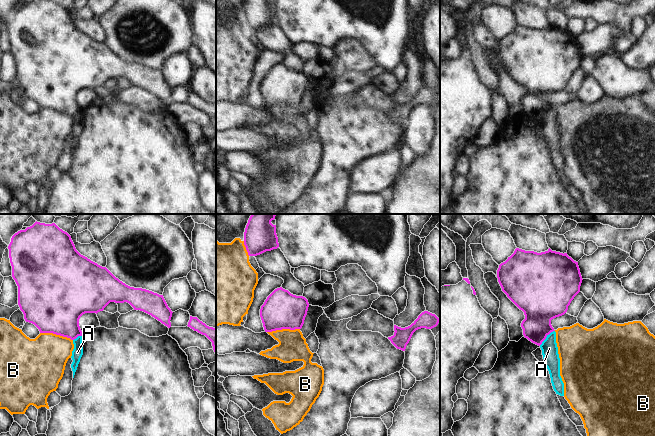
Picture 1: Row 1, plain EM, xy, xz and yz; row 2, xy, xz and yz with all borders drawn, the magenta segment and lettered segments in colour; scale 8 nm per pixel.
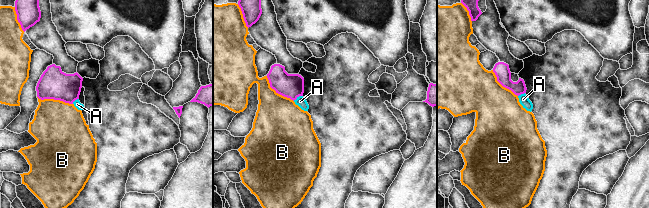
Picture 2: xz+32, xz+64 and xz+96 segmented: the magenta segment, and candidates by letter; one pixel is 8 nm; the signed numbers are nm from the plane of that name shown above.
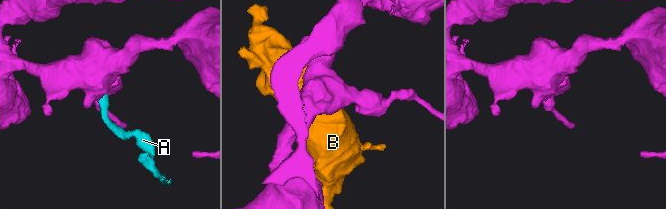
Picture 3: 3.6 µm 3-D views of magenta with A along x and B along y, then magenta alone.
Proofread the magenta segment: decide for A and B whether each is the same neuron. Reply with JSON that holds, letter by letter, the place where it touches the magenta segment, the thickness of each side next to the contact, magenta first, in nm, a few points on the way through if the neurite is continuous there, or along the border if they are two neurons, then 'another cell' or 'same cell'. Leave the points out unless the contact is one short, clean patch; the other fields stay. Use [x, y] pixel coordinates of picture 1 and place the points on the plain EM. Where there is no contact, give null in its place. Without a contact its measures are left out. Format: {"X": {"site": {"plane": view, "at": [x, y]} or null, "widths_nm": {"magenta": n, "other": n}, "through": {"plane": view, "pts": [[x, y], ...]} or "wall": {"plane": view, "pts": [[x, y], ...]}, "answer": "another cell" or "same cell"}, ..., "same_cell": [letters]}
{"A": {"site": {"plane": "yz", "at": [546, 112]}, "widths_nm": {"magenta": 280, "other": 130}, "wall": {"plane": "yz", "pts": [[554, 106], [539, 121]]}, "answer": "another cell"}, "B": {"site": {"plane": "xy", "at": [56, 110]}, "widths_nm": {"magenta": 480, "other": 380}, "answer": "another cell"}, "same_cell": []}

